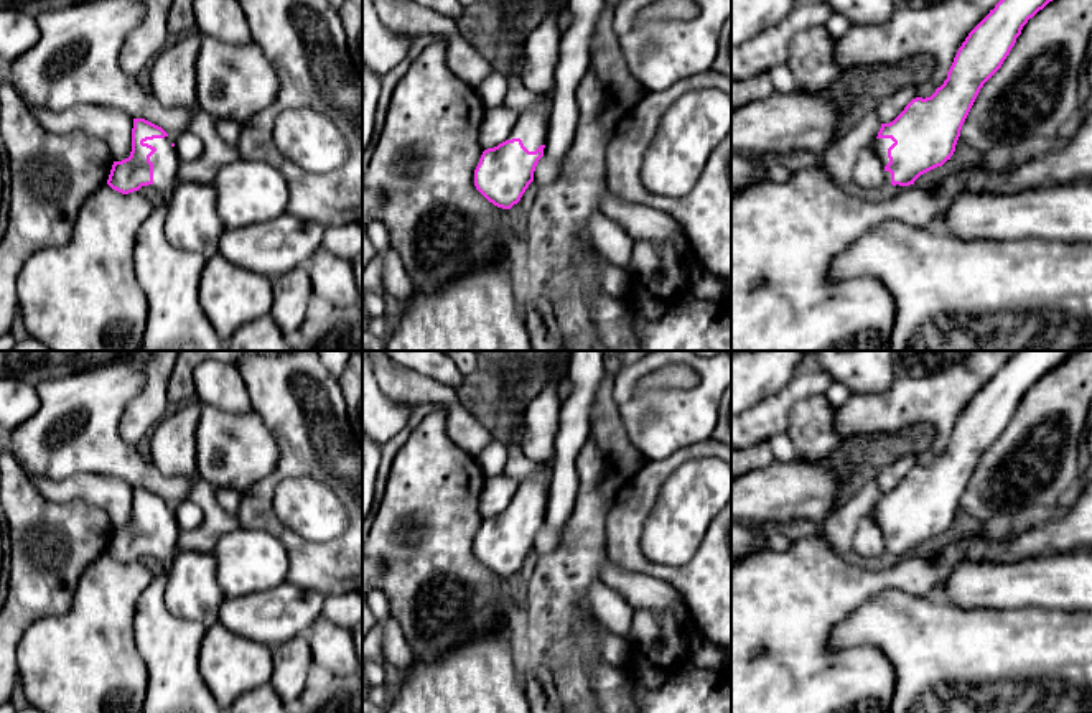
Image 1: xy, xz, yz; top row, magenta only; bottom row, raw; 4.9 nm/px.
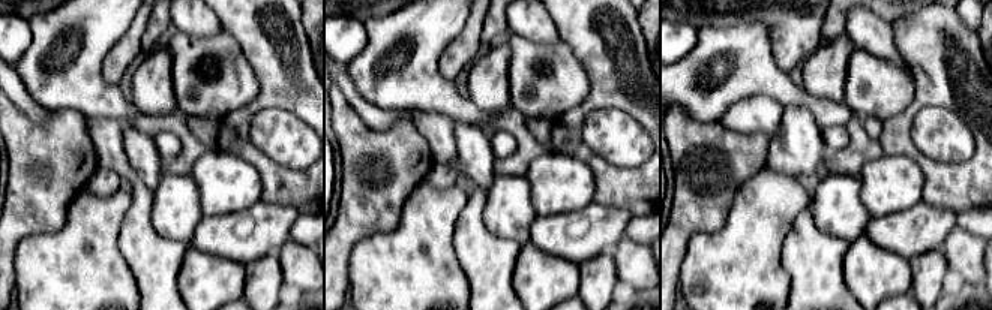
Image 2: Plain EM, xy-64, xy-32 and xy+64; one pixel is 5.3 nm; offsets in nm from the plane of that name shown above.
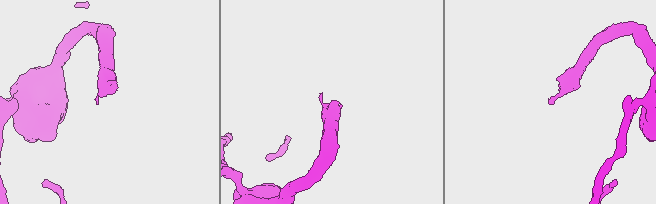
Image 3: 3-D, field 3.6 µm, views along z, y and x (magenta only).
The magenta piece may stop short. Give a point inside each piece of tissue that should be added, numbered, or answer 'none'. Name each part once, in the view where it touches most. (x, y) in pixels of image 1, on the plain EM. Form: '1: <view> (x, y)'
1: xy (165, 529)

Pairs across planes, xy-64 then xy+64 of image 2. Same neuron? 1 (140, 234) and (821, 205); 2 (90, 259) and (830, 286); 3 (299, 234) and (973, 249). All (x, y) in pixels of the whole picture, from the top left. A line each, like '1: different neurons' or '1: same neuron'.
1: different neurons
2: different neurons
3: different neurons

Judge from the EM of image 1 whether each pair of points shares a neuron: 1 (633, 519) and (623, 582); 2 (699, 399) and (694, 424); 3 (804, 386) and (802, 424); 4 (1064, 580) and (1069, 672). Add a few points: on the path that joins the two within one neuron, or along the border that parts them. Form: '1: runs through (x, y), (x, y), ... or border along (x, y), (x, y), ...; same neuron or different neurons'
1: border along (606, 554), (616, 565), (626, 570), (662, 580); different neurons
2: runs through (699, 405), (694, 410), (694, 417); same neuron
3: border along (822, 394), (804, 397), (793, 409), (786, 432); different neurons
4: border along (1028, 606), (1074, 611); different neurons

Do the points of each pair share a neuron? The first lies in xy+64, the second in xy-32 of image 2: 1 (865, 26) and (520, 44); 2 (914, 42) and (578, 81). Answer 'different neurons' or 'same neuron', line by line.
1: different neurons
2: different neurons

